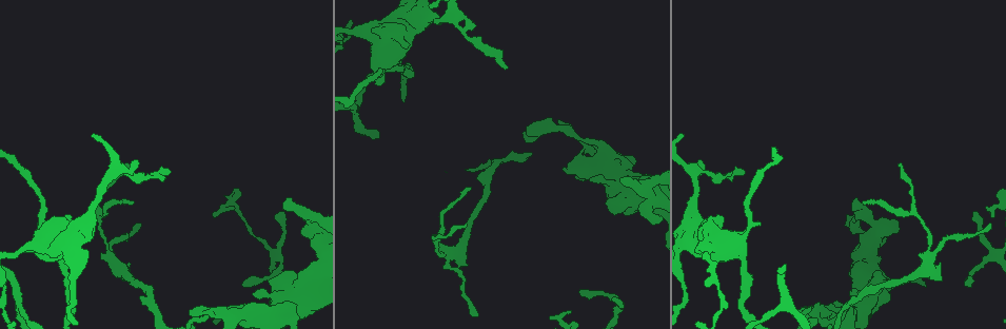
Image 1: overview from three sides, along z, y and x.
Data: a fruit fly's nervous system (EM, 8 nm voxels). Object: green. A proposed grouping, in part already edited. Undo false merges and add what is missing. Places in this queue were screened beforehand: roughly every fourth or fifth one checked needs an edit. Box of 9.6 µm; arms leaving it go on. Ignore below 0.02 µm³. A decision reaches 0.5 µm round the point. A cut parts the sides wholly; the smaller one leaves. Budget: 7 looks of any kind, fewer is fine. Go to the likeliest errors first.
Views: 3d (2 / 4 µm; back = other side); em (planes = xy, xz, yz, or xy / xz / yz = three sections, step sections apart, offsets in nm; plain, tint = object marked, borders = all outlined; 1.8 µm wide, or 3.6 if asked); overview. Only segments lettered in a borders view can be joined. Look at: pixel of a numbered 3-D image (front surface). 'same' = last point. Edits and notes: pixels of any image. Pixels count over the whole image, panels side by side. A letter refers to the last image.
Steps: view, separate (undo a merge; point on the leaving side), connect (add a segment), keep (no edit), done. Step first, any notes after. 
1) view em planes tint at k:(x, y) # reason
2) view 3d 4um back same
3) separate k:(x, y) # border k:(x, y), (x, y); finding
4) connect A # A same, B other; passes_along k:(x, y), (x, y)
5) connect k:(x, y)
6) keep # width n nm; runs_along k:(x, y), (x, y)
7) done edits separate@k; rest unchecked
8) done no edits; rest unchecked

view 3d 4um at 1:(89, 222) # three-way junction

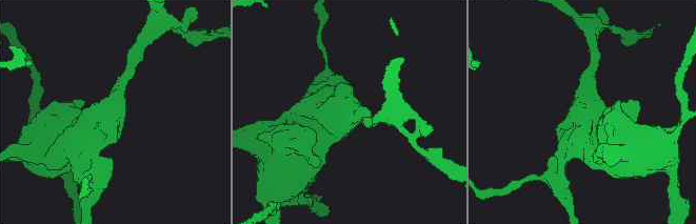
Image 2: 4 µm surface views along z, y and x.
view em 3.6um planes borders at 2:(112, 110) # shape alone is not enough

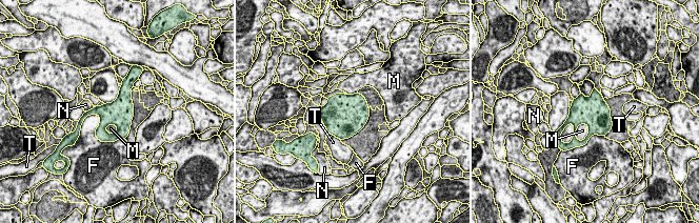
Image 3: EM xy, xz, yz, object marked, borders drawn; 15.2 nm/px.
keep # F other, M other, N other, T other; border 3:(585, 123), (587, 135), (579, 141); continuous, no second cell

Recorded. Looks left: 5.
view 3d 4um back at 1:(975, 211) # tapers out

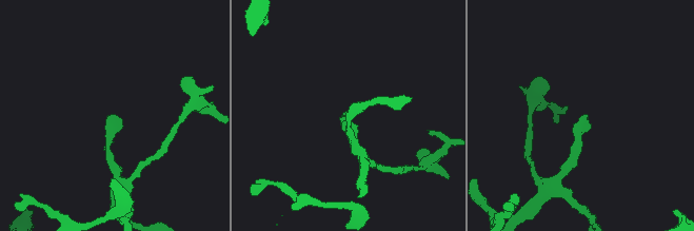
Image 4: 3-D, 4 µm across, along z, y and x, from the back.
view em planes tint at 4:(586, 116) # need the tissue

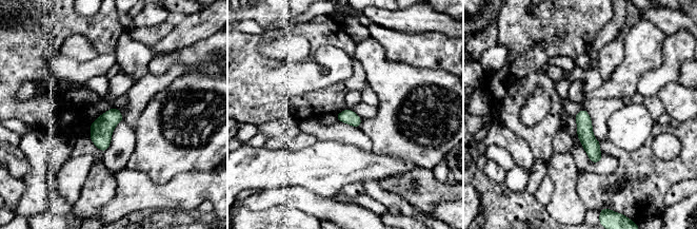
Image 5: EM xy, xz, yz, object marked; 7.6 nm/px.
view em planes borders same # see the neighbours

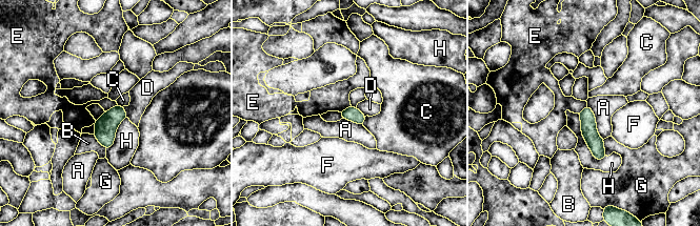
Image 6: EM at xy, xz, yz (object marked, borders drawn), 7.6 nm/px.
keep # A other, B other, C other, D other, E other, F other, G other, H other; border 6:(117, 104), (105, 111); none of them fits

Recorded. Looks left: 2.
view em yz step 4 borders at 1:(860, 213)

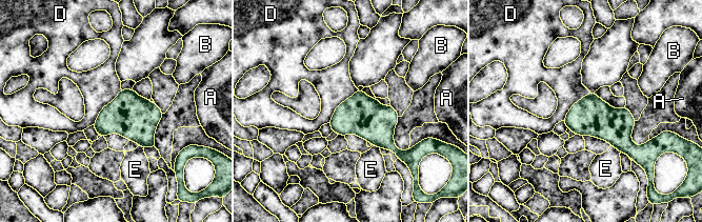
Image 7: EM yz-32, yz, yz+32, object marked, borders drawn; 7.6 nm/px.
keep # longest_contact D 340 nm; A other, B other, D other, E other; border 7:(121, 89), (101, 109), (93, 124); all the same cell

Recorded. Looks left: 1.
done no edits; rest unchecked

